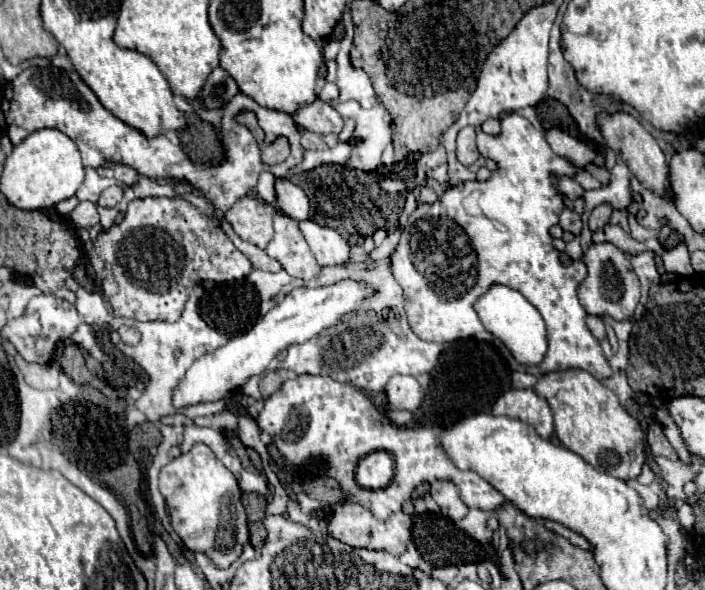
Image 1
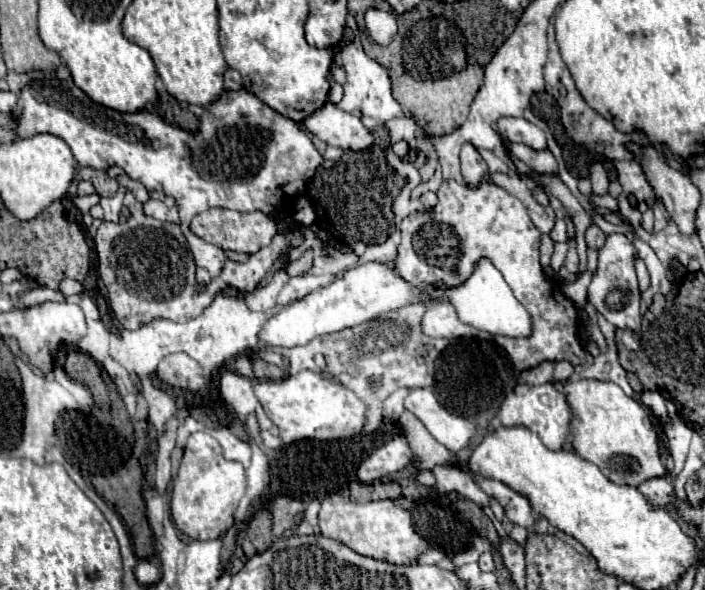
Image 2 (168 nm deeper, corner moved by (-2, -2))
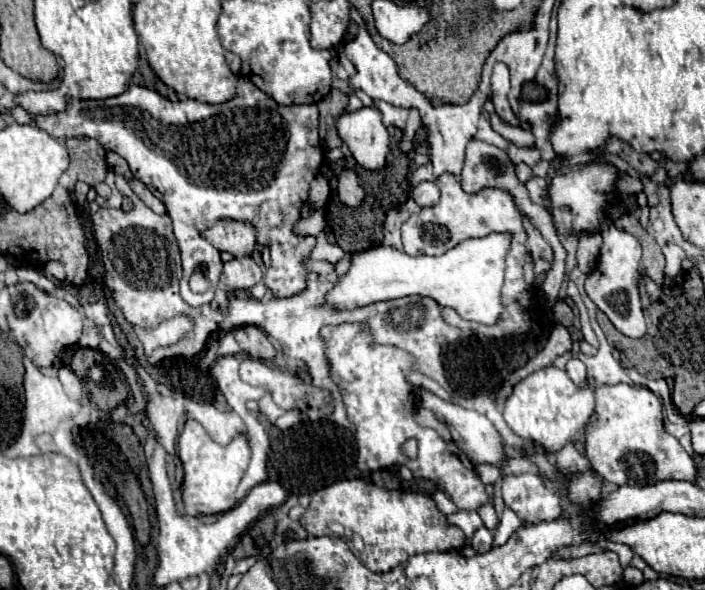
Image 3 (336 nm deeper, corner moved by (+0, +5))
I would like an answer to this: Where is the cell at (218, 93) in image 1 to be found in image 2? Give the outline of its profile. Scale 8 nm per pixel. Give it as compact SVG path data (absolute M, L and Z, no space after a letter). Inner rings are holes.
M228 68L224 74L224 90L240 90L240 88L242 88L240 72L234 68Z

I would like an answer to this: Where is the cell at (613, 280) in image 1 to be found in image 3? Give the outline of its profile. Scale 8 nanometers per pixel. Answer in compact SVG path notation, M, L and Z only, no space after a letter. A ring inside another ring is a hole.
M602 217L600 233L604 237L600 259L596 269L588 273L586 279L586 293L596 303L596 307L614 323L614 327L624 333L626 337L642 337L646 333L646 321L642 315L640 295L638 295L638 283L640 283L640 257L642 249L640 243L626 231L614 227L614 223L606 217Z

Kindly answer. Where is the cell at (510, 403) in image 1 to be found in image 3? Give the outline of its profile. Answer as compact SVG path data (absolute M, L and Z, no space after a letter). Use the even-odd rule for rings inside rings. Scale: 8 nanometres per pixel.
M556 367L540 369L514 385L512 395L504 403L504 419L508 427L526 441L536 441L550 453L560 451L570 439L576 439L584 433L584 427L594 413L594 389L586 381L582 391L570 381L566 371Z

